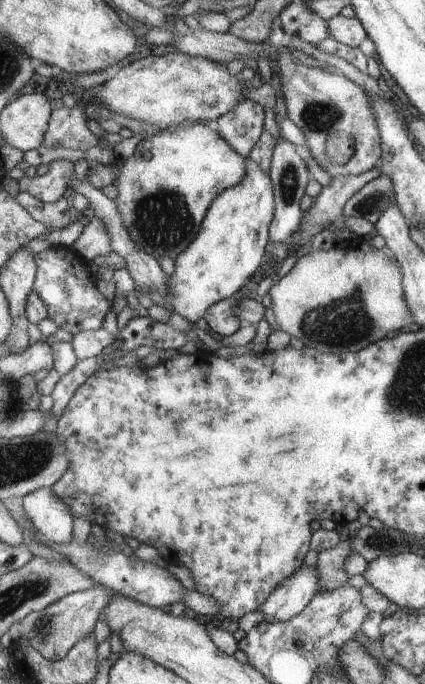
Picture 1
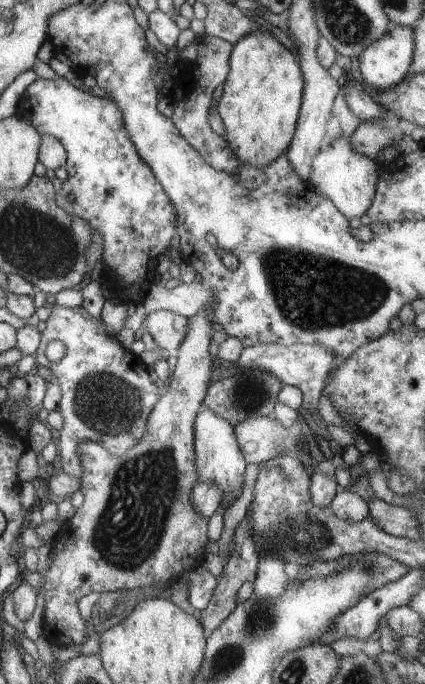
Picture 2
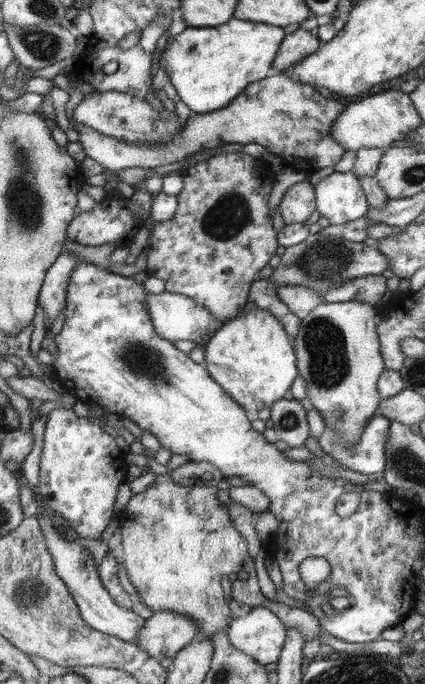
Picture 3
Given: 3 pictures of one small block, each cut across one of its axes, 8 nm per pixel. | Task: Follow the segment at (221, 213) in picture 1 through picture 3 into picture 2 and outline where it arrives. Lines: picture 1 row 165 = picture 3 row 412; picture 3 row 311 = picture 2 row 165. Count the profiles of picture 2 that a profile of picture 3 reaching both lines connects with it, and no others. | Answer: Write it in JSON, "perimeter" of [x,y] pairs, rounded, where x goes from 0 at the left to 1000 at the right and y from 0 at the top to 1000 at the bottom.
{"perimeter":[[[619,39],[548,66],[544,108],[520,126],[508,161],[555,231],[572,241],[588,240],[612,249],[649,237],[682,216],[701,187],[720,115],[696,82]]]}

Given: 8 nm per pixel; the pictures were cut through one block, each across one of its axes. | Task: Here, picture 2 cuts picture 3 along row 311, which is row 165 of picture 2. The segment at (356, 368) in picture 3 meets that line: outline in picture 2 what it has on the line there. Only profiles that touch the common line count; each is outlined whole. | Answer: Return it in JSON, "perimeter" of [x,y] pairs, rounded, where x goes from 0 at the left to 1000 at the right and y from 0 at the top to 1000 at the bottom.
{"perimeter":[[[812,199],[786,203],[776,211],[762,211],[762,215],[744,225],[741,235],[734,237],[734,254],[725,265],[779,291],[821,322],[866,313],[866,306],[873,304],[889,279],[887,240],[866,231],[866,225],[847,225],[826,202]]]}

